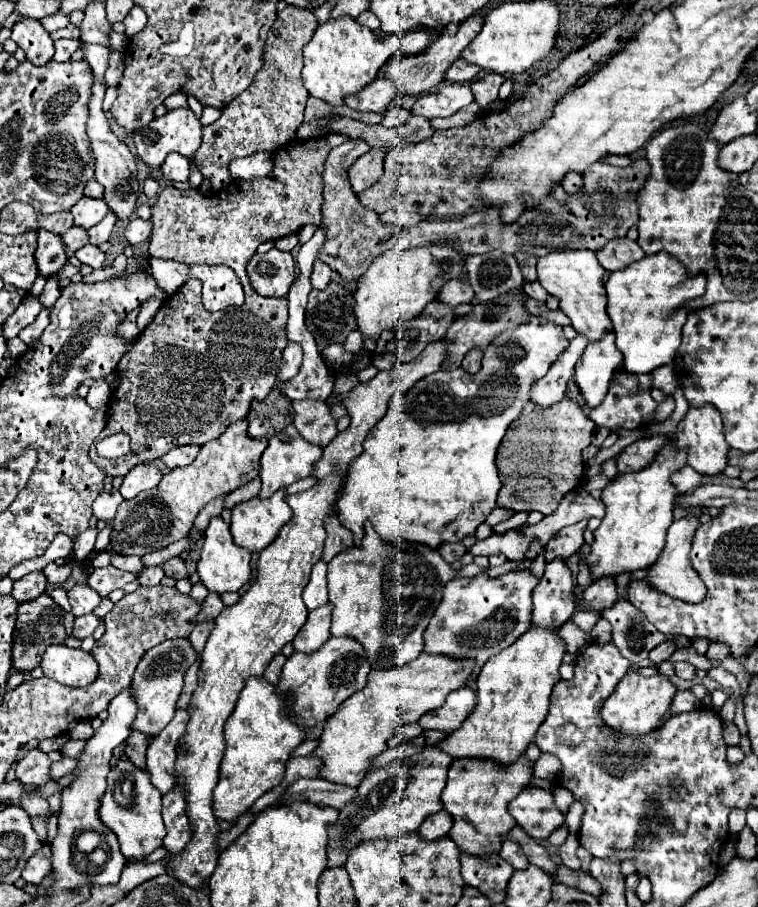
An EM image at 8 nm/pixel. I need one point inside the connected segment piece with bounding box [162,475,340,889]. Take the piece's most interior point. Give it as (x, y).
(248, 634)

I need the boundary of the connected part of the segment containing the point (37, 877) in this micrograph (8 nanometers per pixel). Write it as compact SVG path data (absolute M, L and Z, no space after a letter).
M44 845L36 855L32 855L26 863L26 869L22 871L22 879L32 885L40 885L42 879L52 871L52 849L50 845Z

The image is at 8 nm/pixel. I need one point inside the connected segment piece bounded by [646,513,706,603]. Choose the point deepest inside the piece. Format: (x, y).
(672, 573)

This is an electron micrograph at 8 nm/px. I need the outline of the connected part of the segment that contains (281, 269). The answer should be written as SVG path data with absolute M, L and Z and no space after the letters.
M278 249L256 253L248 263L248 277L254 291L262 297L286 297L296 279L294 259L290 253Z

